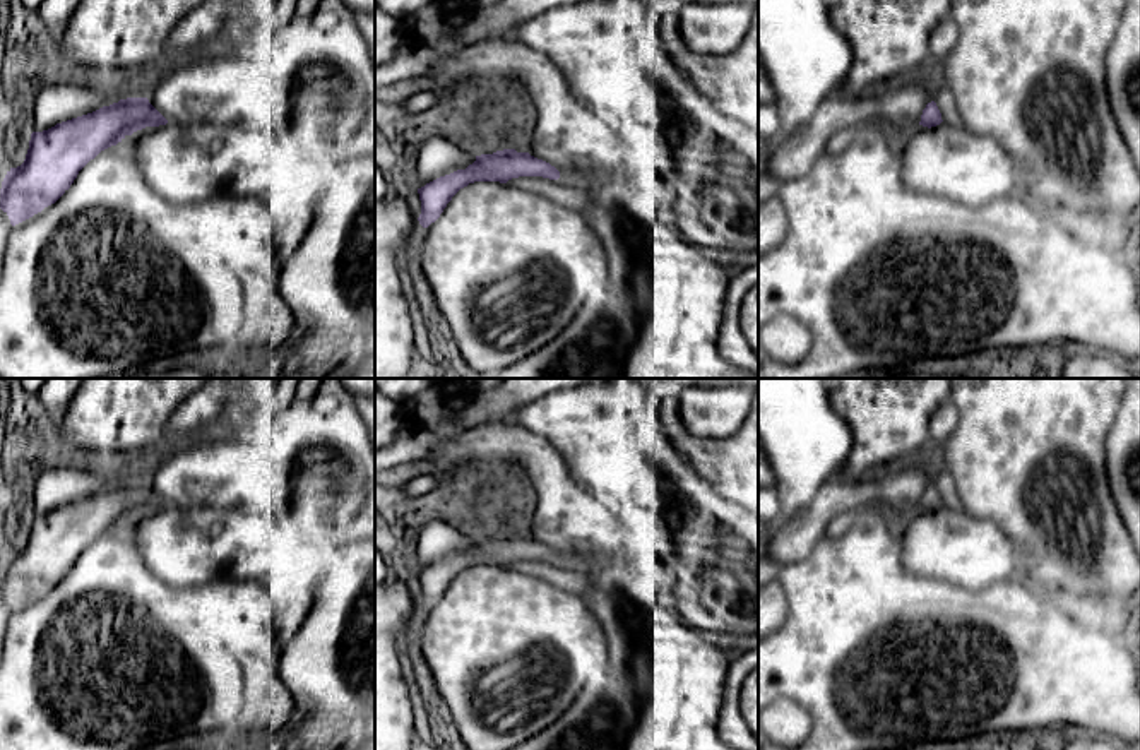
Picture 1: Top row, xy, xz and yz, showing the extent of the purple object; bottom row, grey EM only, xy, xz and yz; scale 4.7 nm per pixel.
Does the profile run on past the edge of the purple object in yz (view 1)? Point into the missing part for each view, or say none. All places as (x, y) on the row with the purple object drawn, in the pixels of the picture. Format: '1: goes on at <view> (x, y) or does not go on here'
1: does not go on here

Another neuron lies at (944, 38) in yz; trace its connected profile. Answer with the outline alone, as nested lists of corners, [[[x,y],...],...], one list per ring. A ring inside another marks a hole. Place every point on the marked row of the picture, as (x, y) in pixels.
[[[947,19],[941,22],[931,34],[929,46],[928,46],[928,57],[929,62],[940,67],[943,60],[952,51],[955,41],[959,36],[957,26]]]

